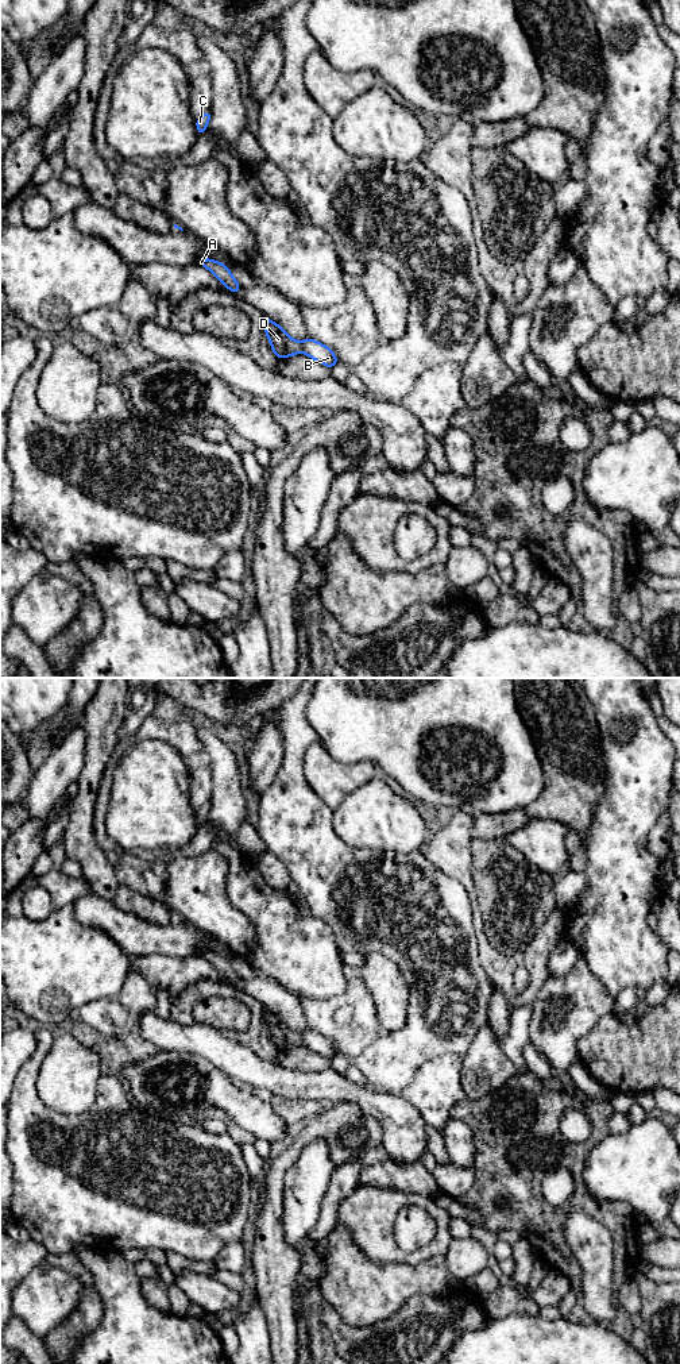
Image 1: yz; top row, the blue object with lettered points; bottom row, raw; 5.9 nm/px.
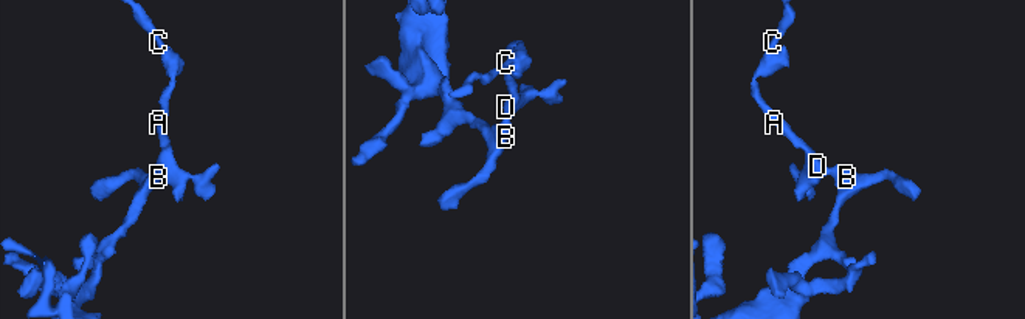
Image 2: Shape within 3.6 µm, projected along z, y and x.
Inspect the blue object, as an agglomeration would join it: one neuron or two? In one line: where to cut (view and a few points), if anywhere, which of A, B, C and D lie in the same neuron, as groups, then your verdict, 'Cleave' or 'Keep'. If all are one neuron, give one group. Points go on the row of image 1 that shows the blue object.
Split along yz (300, 342), (302, 351). Groups: A C D / B. Cleave

